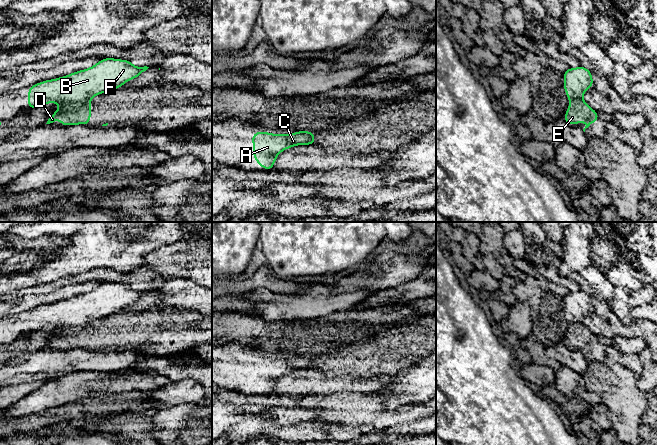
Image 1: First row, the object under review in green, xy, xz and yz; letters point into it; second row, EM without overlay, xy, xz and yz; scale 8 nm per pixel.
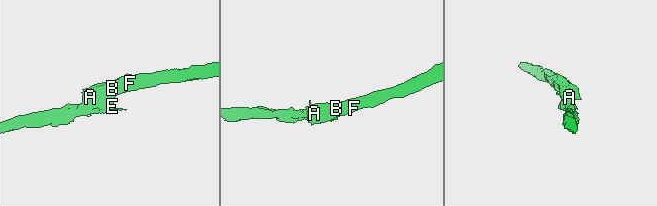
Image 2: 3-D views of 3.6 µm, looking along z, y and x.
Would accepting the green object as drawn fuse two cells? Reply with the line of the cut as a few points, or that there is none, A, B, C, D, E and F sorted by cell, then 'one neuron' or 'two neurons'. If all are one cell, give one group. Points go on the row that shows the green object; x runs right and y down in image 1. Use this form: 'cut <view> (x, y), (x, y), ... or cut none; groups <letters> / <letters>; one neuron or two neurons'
cut xy (89, 98), (83, 101), (62, 102); groups A B C F / D E; two neurons

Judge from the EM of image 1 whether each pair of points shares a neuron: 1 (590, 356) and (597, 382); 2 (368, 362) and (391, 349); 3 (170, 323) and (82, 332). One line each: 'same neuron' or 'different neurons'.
1: different neurons
2: same neuron
3: same neuron

